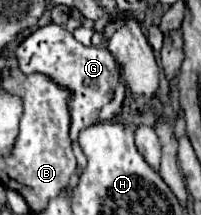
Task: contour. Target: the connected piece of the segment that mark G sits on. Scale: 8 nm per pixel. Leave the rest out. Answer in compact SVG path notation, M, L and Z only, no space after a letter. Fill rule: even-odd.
M49 23L33 31L17 47L17 59L19 59L19 67L23 73L35 73L35 71L45 73L53 77L53 81L57 81L59 85L65 85L67 89L73 91L71 101L69 101L71 141L77 141L79 131L97 121L101 107L113 99L113 89L121 77L121 65L115 61L107 45L85 47L73 37L73 33L69 33L65 27L55 25L55 23Z

